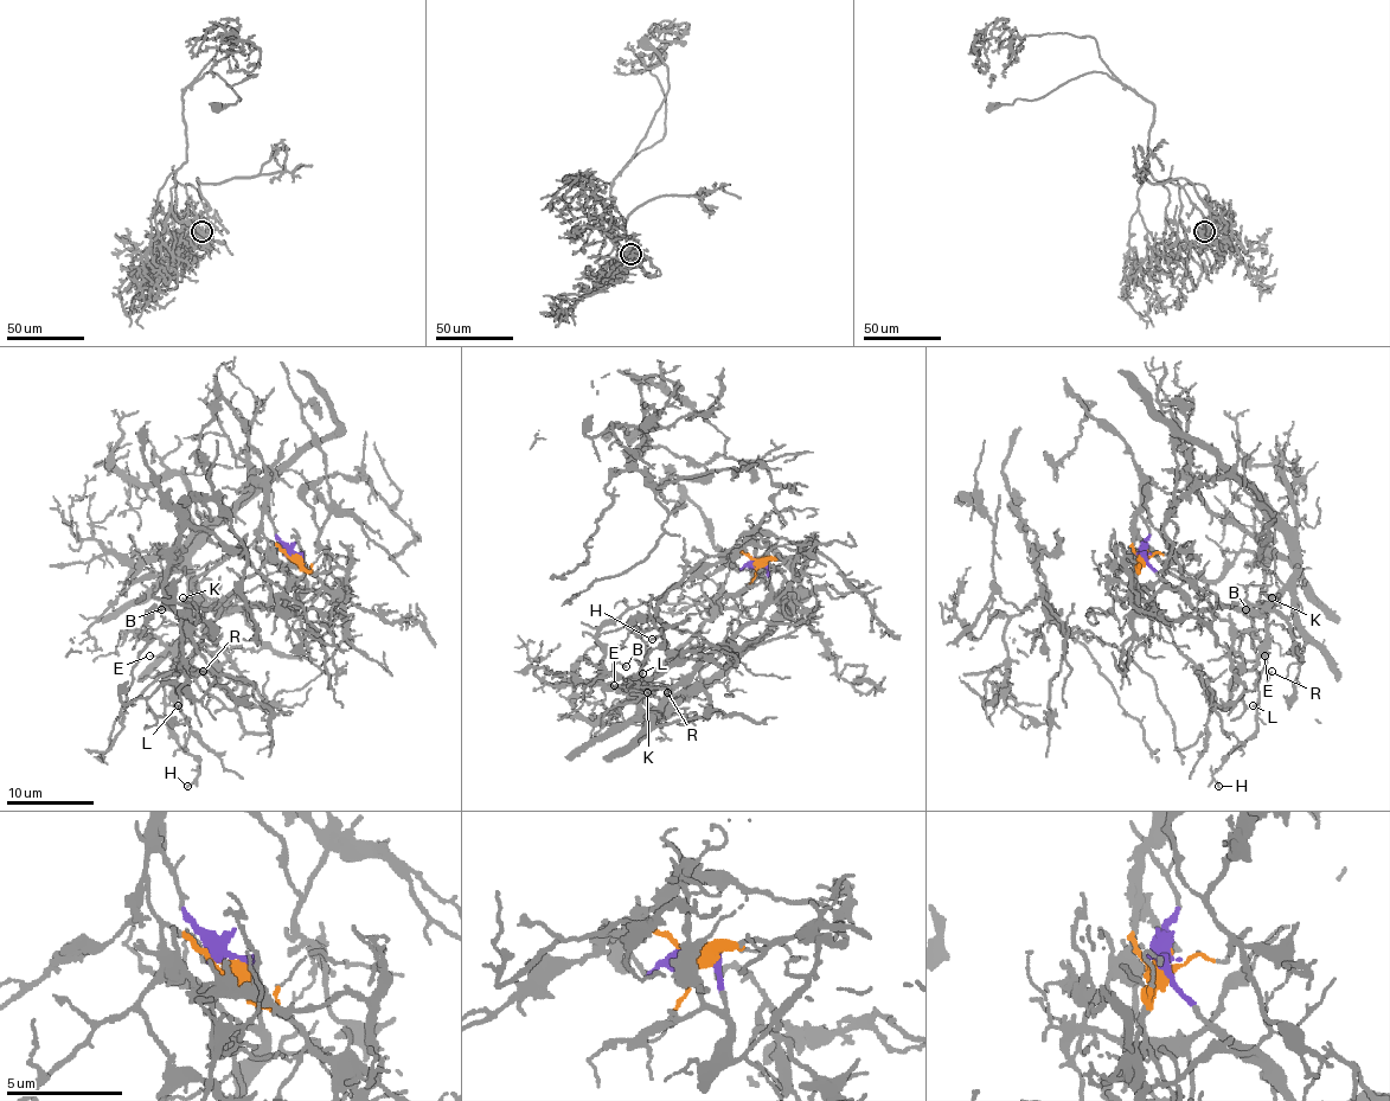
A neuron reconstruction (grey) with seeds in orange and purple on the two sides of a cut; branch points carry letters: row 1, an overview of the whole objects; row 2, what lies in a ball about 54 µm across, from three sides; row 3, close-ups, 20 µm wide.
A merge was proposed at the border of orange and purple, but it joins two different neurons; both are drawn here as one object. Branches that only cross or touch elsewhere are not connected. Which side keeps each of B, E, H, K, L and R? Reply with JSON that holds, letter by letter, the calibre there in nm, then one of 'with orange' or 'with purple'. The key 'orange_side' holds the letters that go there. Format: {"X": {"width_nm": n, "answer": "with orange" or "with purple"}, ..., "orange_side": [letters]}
{"B": {"width_nm": 120, "answer": "with purple"}, "E": {"width_nm": 110, "answer": "with purple"}, "H": {"width_nm": 120, "answer": "with purple"}, "K": {"width_nm": 120, "answer": "with purple"}, "L": {"width_nm": 130, "answer": "with purple"}, "R": {"width_nm": 120, "answer": "with purple"}, "orange_side": []}

